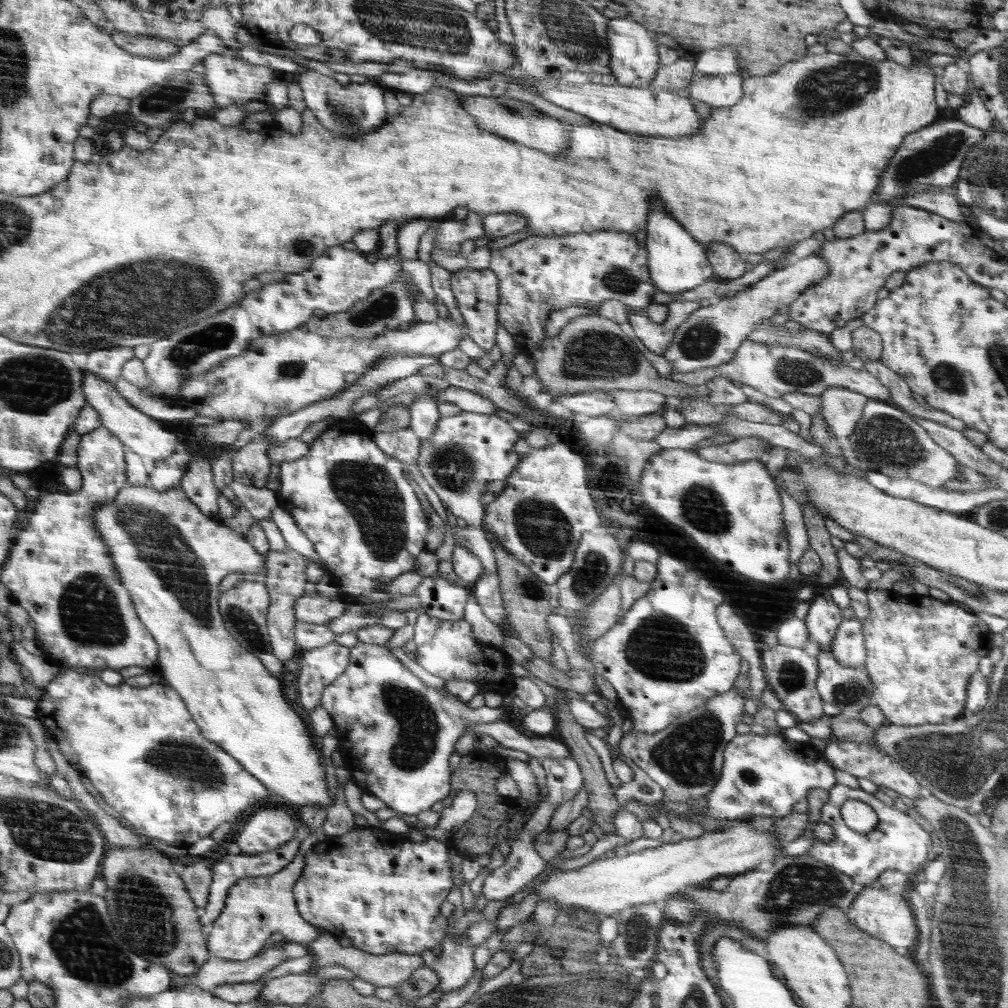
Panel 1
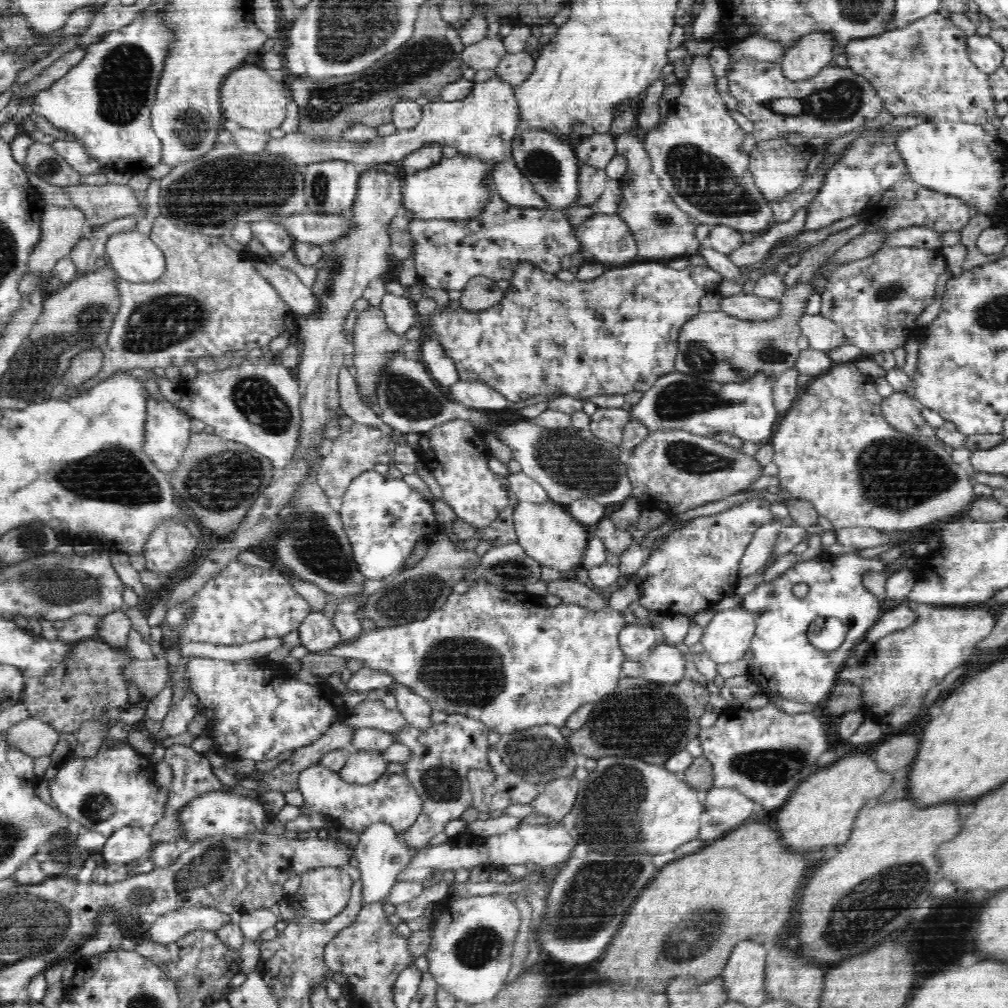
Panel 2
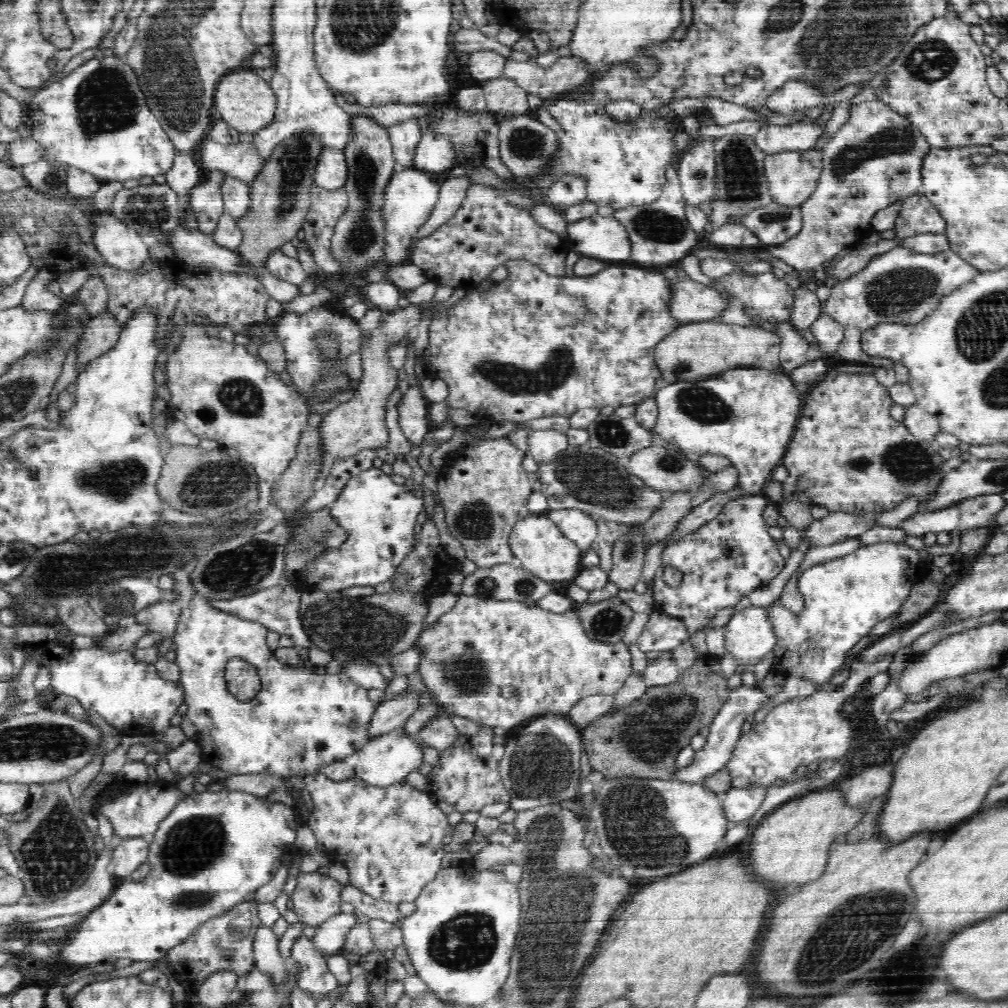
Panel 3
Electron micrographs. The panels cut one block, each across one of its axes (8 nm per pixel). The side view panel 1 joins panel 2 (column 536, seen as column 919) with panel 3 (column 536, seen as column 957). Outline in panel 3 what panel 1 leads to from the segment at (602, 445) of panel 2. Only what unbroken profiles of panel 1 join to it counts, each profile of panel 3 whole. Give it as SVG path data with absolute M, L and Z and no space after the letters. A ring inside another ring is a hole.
M588 443L579 447L569 445L554 462L538 463L533 478L542 483L540 492L546 496L549 510L578 509L594 520L603 519L626 526L644 524L668 495L656 493L636 482L618 459Z

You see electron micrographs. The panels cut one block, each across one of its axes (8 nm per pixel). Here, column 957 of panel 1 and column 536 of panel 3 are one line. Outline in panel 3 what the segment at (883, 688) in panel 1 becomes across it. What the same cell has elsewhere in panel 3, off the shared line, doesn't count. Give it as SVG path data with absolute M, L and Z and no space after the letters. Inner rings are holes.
M463 593L459 595L458 602L456 602L456 606L452 610L448 610L433 625L422 630L412 647L422 652L422 660L417 666L418 672L422 674L422 680L426 684L426 688L430 690L430 694L436 696L436 702L440 704L443 712L450 712L450 715L463 716L484 726L500 726L500 728L506 728L506 731L518 726L518 724L522 724L524 720L532 720L534 716L568 715L570 708L573 708L576 702L594 694L614 696L622 688L632 671L632 655L628 652L626 644L620 641L612 645L588 638L588 635L584 633L576 609L564 611L562 614L554 614L554 611L545 610L545 608L538 606L527 606L527 604L515 602L514 600L481 599ZM504 686L512 686L516 690L516 700L502 698L502 688Z

